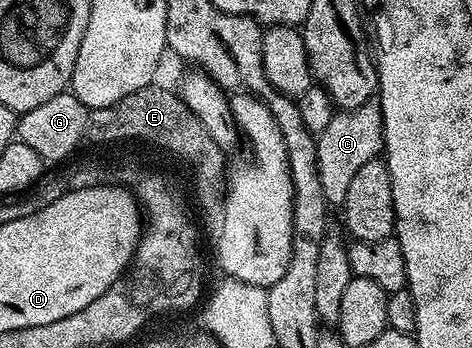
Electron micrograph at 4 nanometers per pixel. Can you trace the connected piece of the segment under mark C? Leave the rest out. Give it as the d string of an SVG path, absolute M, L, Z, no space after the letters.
M370 100L359 104L359 108L337 110L331 124L327 124L327 128L323 128L323 132L316 135L316 139L317 167L319 180L323 183L323 196L330 207L344 207L351 179L359 173L359 168L363 168L363 164L367 164L367 160L382 153L385 137L380 101Z

